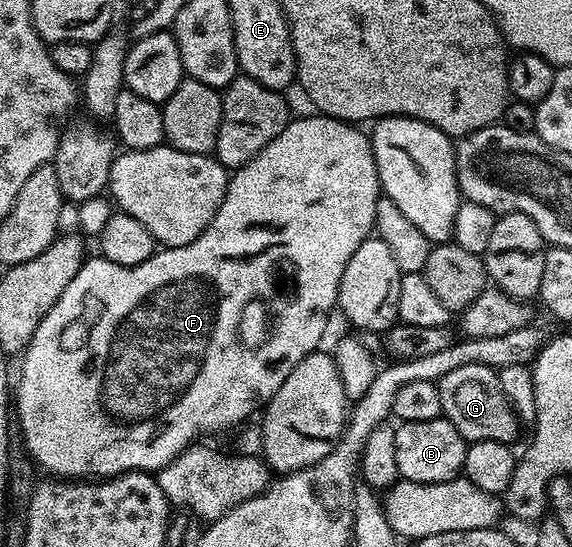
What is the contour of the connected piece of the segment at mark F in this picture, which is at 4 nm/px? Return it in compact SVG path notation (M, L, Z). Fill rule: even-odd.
M313 115L291 119L286 128L280 130L280 134L276 134L276 138L272 138L272 142L261 148L244 167L233 169L226 181L220 210L216 210L200 238L188 242L188 246L162 248L140 266L109 264L101 254L91 255L80 266L80 274L68 282L64 294L56 306L48 310L46 320L40 322L36 334L32 334L32 342L20 356L22 377L18 380L18 388L16 384L16 420L22 425L21 441L28 449L31 461L41 471L43 468L46 474L61 474L66 480L84 481L89 481L95 474L157 473L161 465L172 462L184 448L197 441L198 432L216 432L222 424L234 424L238 416L250 416L254 408L261 409L270 399L271 392L278 389L278 384L292 374L296 362L308 358L310 352L319 351L318 336L326 332L326 312L336 308L342 266L352 254L356 254L360 242L371 239L374 232L380 185L369 135L345 120Z

